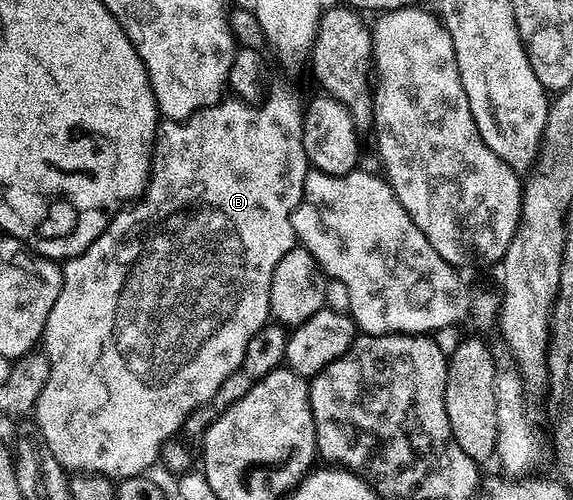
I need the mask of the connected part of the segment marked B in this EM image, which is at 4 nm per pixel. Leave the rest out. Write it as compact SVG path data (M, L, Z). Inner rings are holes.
M269 92L259 105L250 105L247 101L241 101L239 99L228 100L224 99L221 100L219 105L211 105L205 109L199 109L194 115L190 115L184 121L161 120L158 125L156 144L152 151L152 171L148 179L148 188L144 190L143 197L139 198L131 207L121 209L113 217L111 223L102 231L102 235L98 235L98 239L94 239L94 243L90 243L90 247L86 247L84 253L80 253L76 257L67 258L63 262L62 272L64 278L62 279L62 291L58 295L58 300L54 302L54 311L50 311L50 315L46 319L46 327L44 328L42 338L42 351L50 359L50 379L46 379L46 387L42 387L42 395L38 395L38 399L36 400L34 420L36 426L42 431L46 443L54 455L54 459L58 459L58 463L66 471L75 471L77 474L99 473L102 477L113 479L138 477L147 474L148 469L152 465L157 464L164 445L168 441L173 440L183 430L184 420L197 407L206 404L214 395L214 391L218 391L218 387L222 387L222 379L226 379L226 375L230 375L242 364L242 355L246 355L246 343L250 343L250 339L254 339L254 335L262 326L269 324L270 279L274 279L274 267L278 267L282 255L286 255L286 251L297 248L298 242L296 232L292 226L292 213L299 207L301 201L304 200L304 180L308 172L310 172L310 166L306 159L306 151L302 147L302 126L304 125L302 105L301 102L296 102L288 93Z

